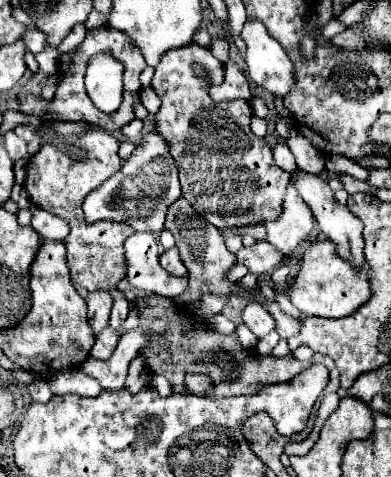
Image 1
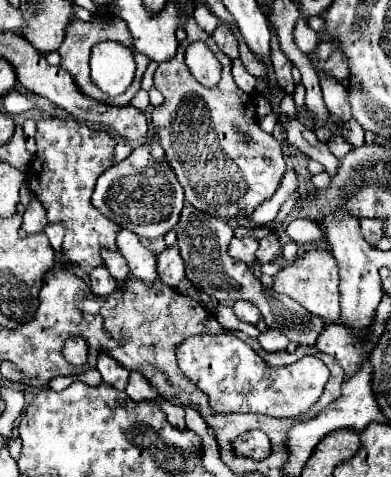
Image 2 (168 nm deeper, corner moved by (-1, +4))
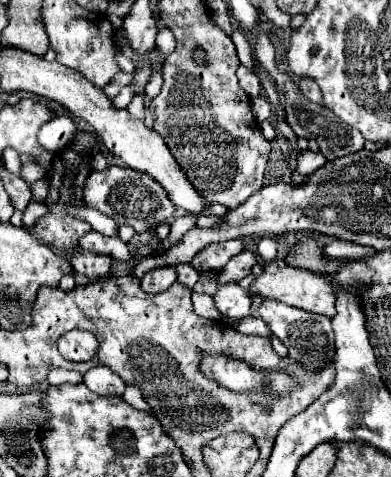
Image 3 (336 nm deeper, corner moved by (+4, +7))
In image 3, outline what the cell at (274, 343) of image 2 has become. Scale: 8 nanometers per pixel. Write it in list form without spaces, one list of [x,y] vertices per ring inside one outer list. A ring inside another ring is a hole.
[[[246,317],[246,319],[242,319],[236,329],[238,329],[240,333],[246,333],[246,335],[268,335],[268,337],[270,337],[270,329],[264,325],[262,319],[256,319],[256,317]]]

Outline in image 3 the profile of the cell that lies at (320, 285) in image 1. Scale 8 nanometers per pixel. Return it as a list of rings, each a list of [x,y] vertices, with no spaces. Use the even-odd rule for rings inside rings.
[[[272,261],[264,267],[264,273],[260,277],[256,277],[250,285],[250,297],[254,297],[256,293],[264,301],[274,299],[274,301],[282,301],[290,307],[298,307],[298,309],[308,311],[308,313],[318,313],[318,315],[326,315],[326,317],[336,315],[336,309],[334,309],[336,293],[332,289],[332,285],[328,283],[328,279],[322,275],[316,275],[312,271],[306,271],[306,269],[290,267],[284,261]]]

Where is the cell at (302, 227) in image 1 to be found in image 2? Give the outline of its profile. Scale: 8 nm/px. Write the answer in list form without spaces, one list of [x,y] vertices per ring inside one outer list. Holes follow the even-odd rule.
[[[273,228],[269,236],[261,238],[259,240],[259,250],[257,250],[257,262],[259,264],[265,264],[265,262],[271,262],[277,258],[279,254],[279,248],[281,248],[281,240],[279,240],[279,230]]]

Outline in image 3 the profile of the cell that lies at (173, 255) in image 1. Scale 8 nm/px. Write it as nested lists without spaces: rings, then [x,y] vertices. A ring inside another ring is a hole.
[[[160,267],[160,269],[152,269],[144,275],[142,279],[142,289],[150,295],[166,291],[172,283],[176,281],[176,273],[174,267]]]

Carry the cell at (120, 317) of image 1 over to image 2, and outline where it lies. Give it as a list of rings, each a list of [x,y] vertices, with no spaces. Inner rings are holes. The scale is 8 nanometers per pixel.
[[[103,252],[103,260],[105,260],[105,266],[109,268],[111,276],[115,278],[117,286],[123,288],[129,276],[129,266],[125,264],[125,258],[119,252]]]

